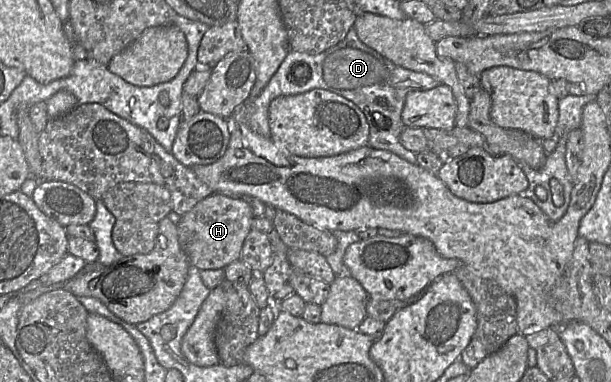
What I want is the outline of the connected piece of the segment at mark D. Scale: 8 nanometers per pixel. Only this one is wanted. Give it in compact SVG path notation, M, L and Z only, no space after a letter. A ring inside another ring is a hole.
M352 27L341 42L328 48L322 53L309 54L290 51L282 61L281 65L267 86L250 103L249 126L255 133L258 133L265 138L270 138L271 133L269 127L268 110L272 100L280 96L298 95L313 89L323 89L349 100L362 111L369 125L368 146L377 150L389 151L406 160L407 162L417 165L417 154L405 149L400 143L400 134L405 127L401 119L405 98L409 92L430 90L439 84L441 83L433 79L431 76L425 73L414 72L399 67L372 48L369 48L359 40L354 27ZM295 68L299 69L299 72L296 73L297 79L300 81L303 80L303 82L296 83L293 81L292 73Z

